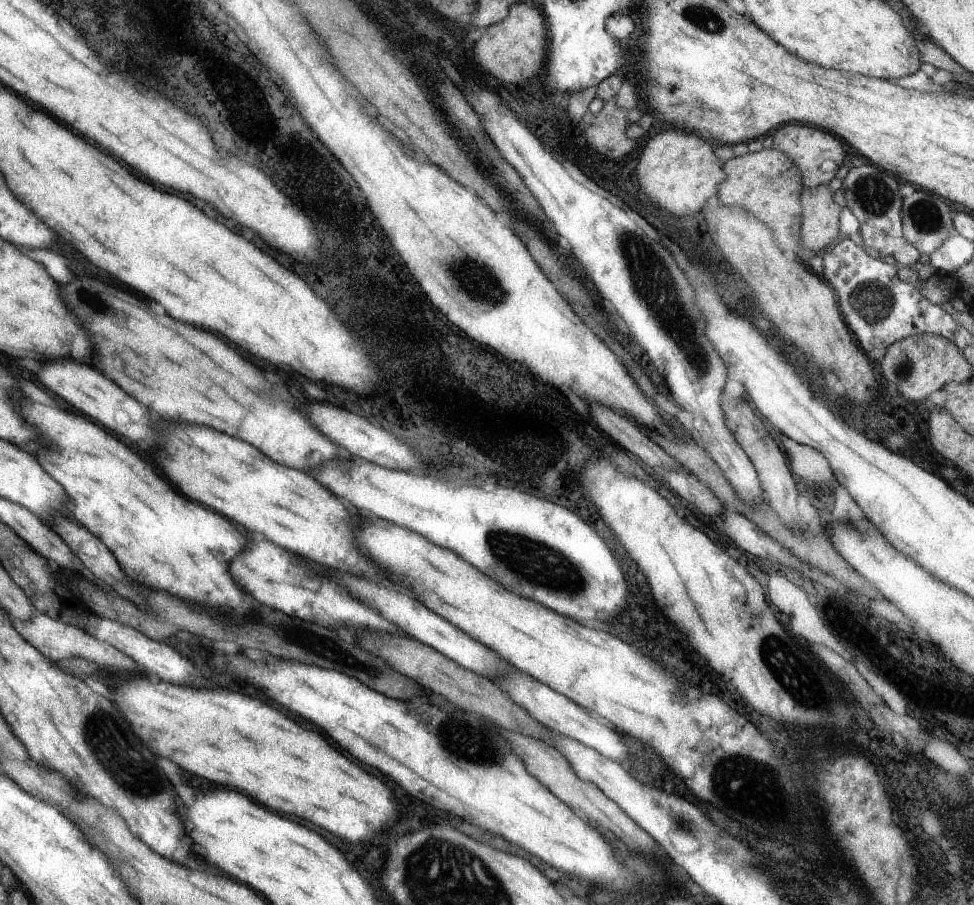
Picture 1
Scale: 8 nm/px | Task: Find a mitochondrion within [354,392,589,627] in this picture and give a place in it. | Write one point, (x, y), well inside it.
(532, 562)

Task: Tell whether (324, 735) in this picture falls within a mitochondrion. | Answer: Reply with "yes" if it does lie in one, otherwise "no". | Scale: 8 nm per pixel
no

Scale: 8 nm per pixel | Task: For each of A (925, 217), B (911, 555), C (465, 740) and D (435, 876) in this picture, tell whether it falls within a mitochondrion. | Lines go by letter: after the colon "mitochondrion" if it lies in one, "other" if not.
A: mitochondrion
B: other
C: mitochondrion
D: mitochondrion

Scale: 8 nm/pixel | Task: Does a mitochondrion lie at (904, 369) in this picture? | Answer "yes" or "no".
yes

